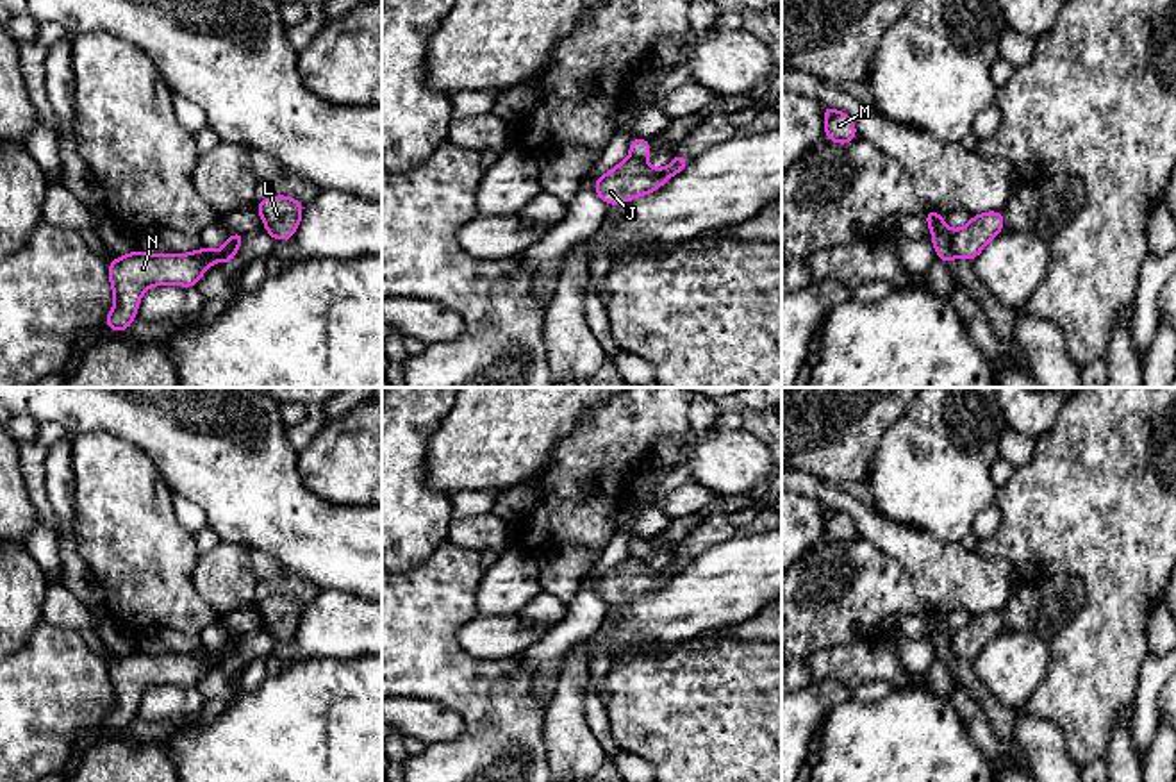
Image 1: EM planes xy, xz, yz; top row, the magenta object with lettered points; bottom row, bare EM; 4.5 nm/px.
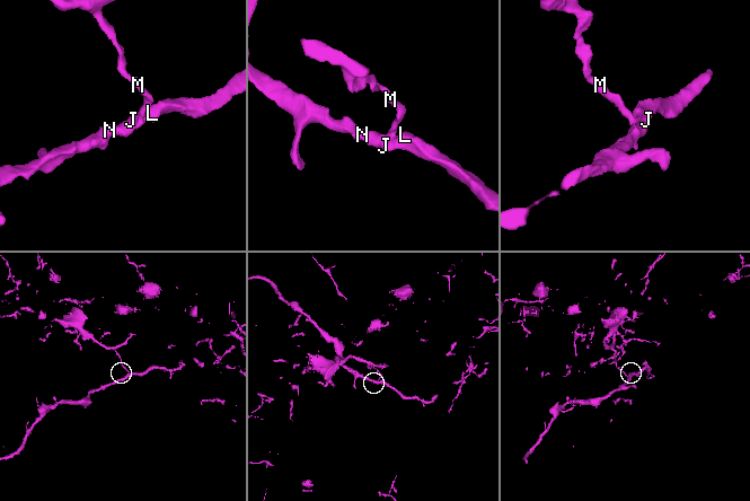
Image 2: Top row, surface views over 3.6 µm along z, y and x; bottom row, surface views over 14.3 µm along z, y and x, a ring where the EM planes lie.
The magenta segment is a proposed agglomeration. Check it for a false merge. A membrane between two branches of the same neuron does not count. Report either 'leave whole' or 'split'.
split

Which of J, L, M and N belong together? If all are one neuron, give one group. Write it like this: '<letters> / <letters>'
J L N / M

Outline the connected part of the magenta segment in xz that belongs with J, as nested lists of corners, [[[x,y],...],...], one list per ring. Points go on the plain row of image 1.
[[[675,553],[673,561],[662,570],[653,570],[642,559],[628,557],[594,580],[592,589],[607,605],[625,603],[657,591],[689,564],[691,557],[680,553]]]

